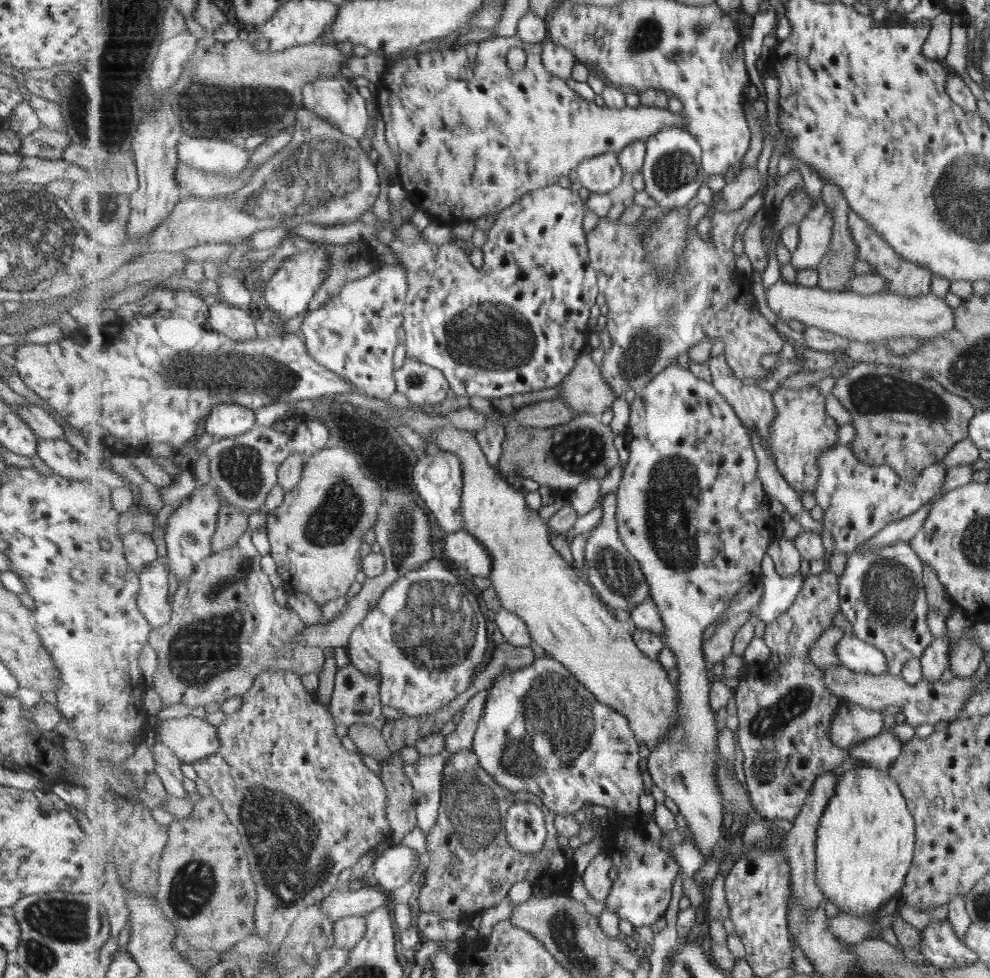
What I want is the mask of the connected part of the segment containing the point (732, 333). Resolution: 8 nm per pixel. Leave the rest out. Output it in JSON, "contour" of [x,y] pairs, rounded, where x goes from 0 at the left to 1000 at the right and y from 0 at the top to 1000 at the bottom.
{"contour":[[[768,195],[760,200],[746,215],[737,217],[724,216],[722,219],[722,233],[717,238],[717,246],[708,244],[702,231],[709,223],[716,219],[716,211],[706,208],[696,221],[695,255],[685,270],[685,278],[681,284],[666,282],[661,276],[661,264],[655,260],[651,253],[651,243],[655,235],[662,232],[664,224],[658,227],[627,229],[625,226],[613,227],[613,223],[604,224],[602,233],[594,237],[595,260],[598,271],[604,280],[606,299],[611,302],[614,313],[613,336],[617,344],[618,353],[609,364],[606,375],[609,387],[616,392],[617,397],[624,406],[629,406],[631,399],[638,397],[646,403],[651,397],[668,379],[686,366],[686,362],[694,360],[696,356],[710,352],[712,348],[729,346],[732,354],[731,361],[735,366],[737,375],[746,387],[774,387],[777,382],[775,376],[769,373],[771,364],[783,362],[791,356],[791,347],[787,340],[777,331],[777,327],[763,316],[759,309],[763,310],[761,303],[761,290],[757,282],[749,282],[742,272],[740,252],[743,246],[744,233],[751,227],[759,227],[764,219],[773,212],[773,197]]]}

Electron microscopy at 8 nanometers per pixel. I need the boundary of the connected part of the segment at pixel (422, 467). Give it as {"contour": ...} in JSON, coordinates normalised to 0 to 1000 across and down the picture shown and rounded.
{"contour":[[[436,460],[421,472],[418,481],[418,498],[427,517],[437,525],[440,533],[451,545],[468,542],[469,528],[466,526],[466,503],[468,503],[468,481],[462,464]]]}

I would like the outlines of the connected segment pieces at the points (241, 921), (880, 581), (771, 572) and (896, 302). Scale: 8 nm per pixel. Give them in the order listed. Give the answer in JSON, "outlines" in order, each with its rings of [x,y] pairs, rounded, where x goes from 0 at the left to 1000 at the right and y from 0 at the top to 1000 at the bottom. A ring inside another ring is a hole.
{"outlines":[[[[210,812],[203,814],[203,816],[195,822],[195,829],[193,833],[188,837],[176,837],[175,842],[171,844],[172,858],[170,865],[166,869],[164,879],[162,880],[162,897],[161,897],[161,908],[159,911],[159,923],[161,927],[165,929],[167,938],[173,942],[173,945],[177,946],[179,953],[189,960],[189,964],[193,966],[193,970],[200,972],[231,972],[238,964],[243,961],[251,959],[251,957],[259,953],[259,926],[261,908],[259,900],[255,893],[255,882],[251,878],[249,866],[246,863],[246,856],[243,855],[242,848],[239,847],[238,843],[230,835],[230,831],[227,830],[223,819]]],[[[916,554],[894,557],[884,564],[880,561],[865,561],[856,575],[854,587],[848,589],[848,615],[851,628],[862,638],[862,646],[870,654],[889,663],[899,679],[899,689],[908,690],[914,677],[925,672],[930,675],[933,667],[941,661],[942,645],[938,642],[937,628],[940,625],[933,596],[934,579],[926,569],[925,561]]],[[[775,567],[770,576],[772,592],[771,608],[765,623],[758,628],[758,634],[769,633],[775,641],[777,637],[784,635],[803,616],[807,609],[815,589],[809,585],[800,590],[790,590],[783,583],[782,572]]],[[[788,283],[774,296],[772,302],[776,315],[792,329],[807,327],[813,333],[830,335],[869,350],[895,352],[897,348],[911,344],[943,347],[965,333],[964,318],[953,304],[945,304],[941,299],[930,304],[900,299],[869,302],[858,297],[845,299],[827,292],[814,293],[805,288],[794,288]]]]}

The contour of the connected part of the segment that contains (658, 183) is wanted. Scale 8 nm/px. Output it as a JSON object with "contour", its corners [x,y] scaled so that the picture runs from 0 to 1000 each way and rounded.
{"contour":[[[678,129],[655,141],[653,150],[648,174],[653,186],[652,195],[671,214],[696,209],[714,182],[709,167],[709,149],[704,140],[692,130]]]}

